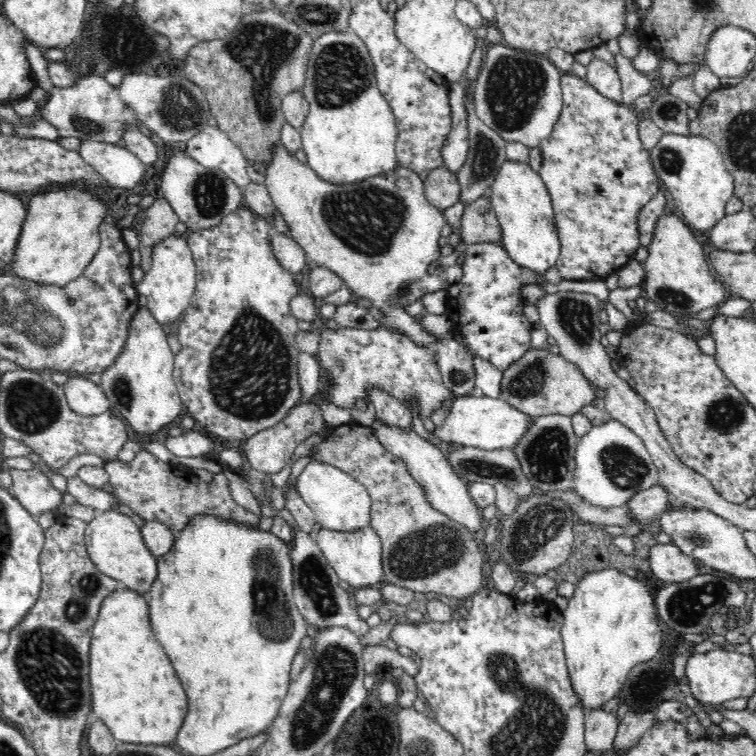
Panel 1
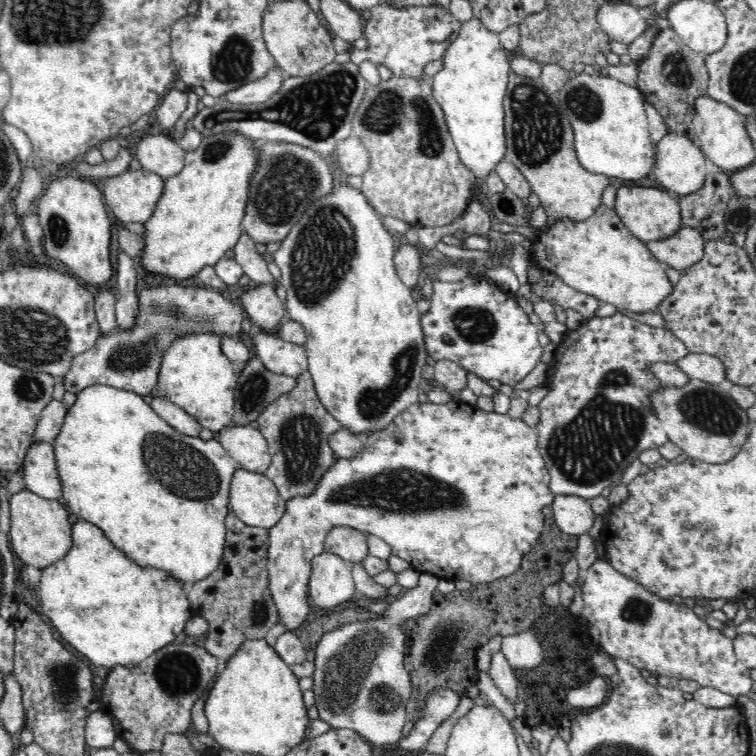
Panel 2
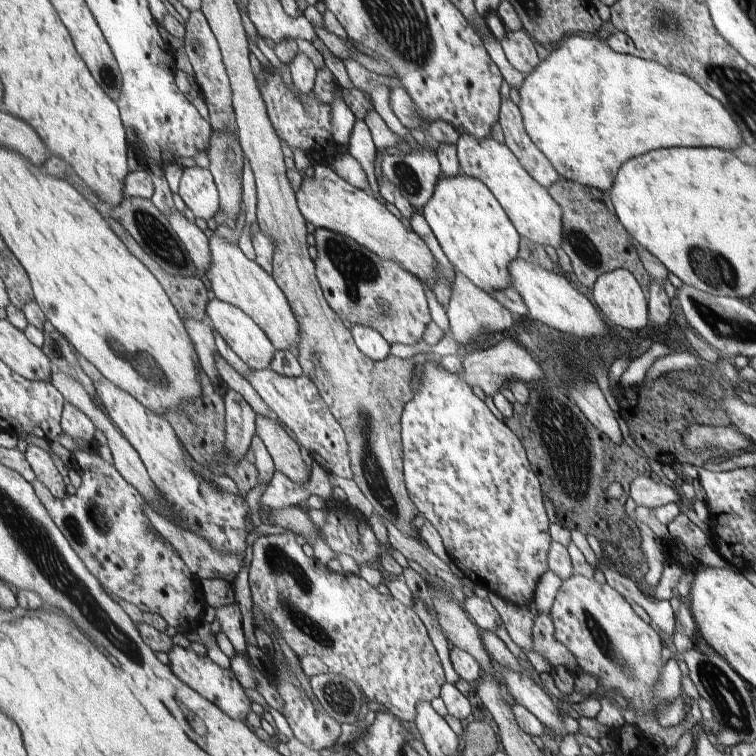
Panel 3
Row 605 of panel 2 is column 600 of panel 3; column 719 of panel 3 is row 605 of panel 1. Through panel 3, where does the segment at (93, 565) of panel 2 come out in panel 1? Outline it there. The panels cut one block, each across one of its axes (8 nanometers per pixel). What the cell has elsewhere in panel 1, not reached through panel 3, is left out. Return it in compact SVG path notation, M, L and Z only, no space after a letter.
M122 586L111 592L102 600L90 640L90 714L102 720L118 742L160 746L177 741L188 710L187 694L151 629L147 597Z

